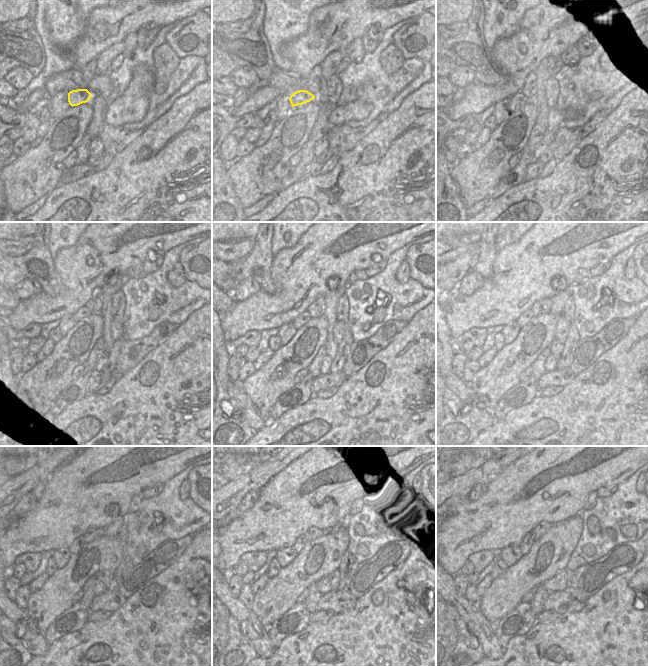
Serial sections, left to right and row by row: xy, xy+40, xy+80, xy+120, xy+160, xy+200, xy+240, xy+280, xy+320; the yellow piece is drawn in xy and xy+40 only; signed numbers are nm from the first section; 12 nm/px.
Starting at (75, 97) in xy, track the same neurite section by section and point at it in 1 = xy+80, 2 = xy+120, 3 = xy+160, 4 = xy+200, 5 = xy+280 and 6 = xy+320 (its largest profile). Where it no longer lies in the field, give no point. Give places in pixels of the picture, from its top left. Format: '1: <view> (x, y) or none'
1: xy+80 (515, 101)
2: xy+120 (66, 323)
3: xy+160 (286, 332)
4: xy+200 (510, 331)
5: xy+280 (285, 556)
6: xy+320 (510, 555)

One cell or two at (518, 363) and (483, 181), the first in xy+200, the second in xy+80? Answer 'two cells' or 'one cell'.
one cell

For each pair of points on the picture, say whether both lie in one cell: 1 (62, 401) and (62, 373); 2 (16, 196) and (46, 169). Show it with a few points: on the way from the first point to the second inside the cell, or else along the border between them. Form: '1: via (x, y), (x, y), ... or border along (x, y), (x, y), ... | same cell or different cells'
1: border along (72, 381), (60, 393), (48, 410) | different cells
2: via (23, 189), (39, 173) | same cell

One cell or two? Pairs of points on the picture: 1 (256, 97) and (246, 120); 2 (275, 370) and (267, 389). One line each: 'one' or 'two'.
1: two
2: one

